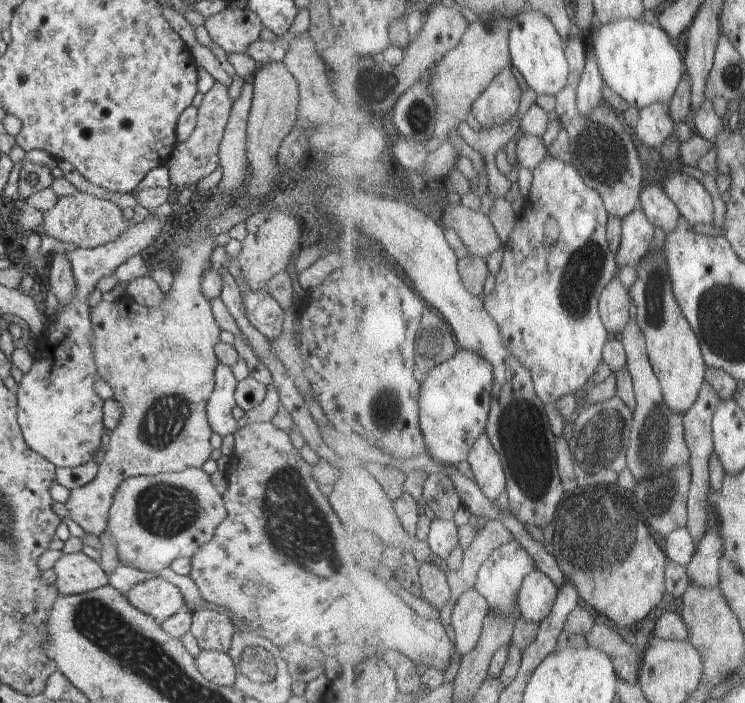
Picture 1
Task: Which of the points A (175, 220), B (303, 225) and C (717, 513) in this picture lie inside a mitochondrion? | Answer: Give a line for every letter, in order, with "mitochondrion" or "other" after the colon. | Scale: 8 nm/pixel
A: other
B: other
C: mitochondrion

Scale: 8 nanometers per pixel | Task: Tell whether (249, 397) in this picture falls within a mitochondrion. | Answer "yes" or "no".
no

